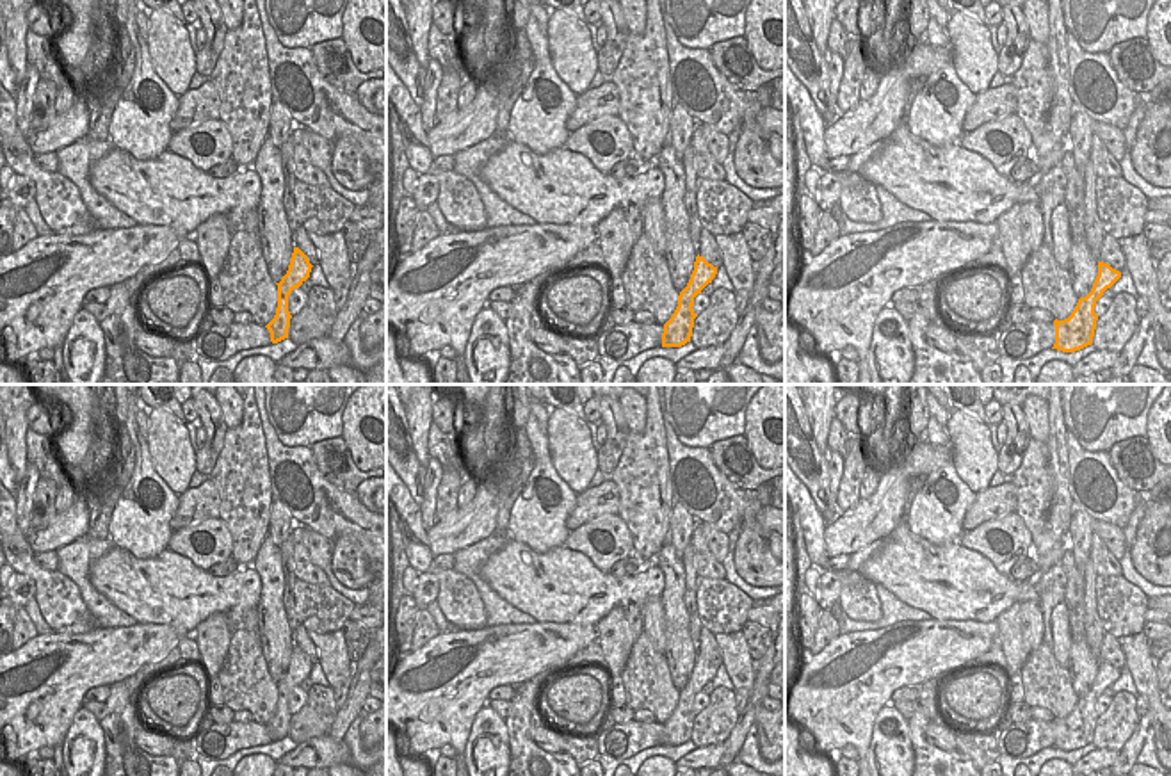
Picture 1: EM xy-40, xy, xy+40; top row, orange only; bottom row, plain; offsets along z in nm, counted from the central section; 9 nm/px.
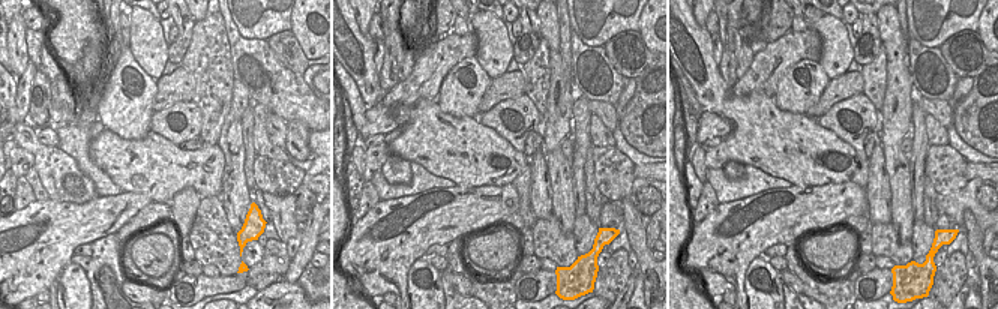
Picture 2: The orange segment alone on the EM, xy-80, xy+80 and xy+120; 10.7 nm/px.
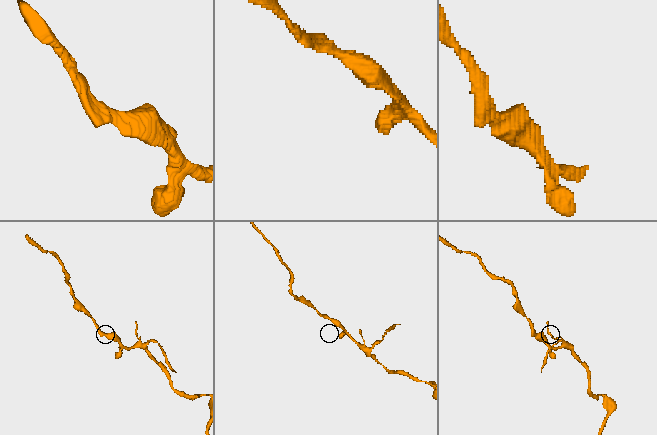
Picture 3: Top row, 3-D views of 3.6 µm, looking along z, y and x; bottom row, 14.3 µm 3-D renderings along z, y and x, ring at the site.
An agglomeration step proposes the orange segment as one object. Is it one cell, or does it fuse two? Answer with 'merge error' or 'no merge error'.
no merge error

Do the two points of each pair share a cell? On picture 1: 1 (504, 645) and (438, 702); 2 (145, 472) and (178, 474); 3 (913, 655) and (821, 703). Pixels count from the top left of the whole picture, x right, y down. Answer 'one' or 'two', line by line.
1: one
2: two
3: one

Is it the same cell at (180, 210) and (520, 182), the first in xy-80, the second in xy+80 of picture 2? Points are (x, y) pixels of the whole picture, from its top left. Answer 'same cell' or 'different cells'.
same cell

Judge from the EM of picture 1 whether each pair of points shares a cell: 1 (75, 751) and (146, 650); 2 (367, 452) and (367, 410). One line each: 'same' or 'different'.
1: different
2: same

